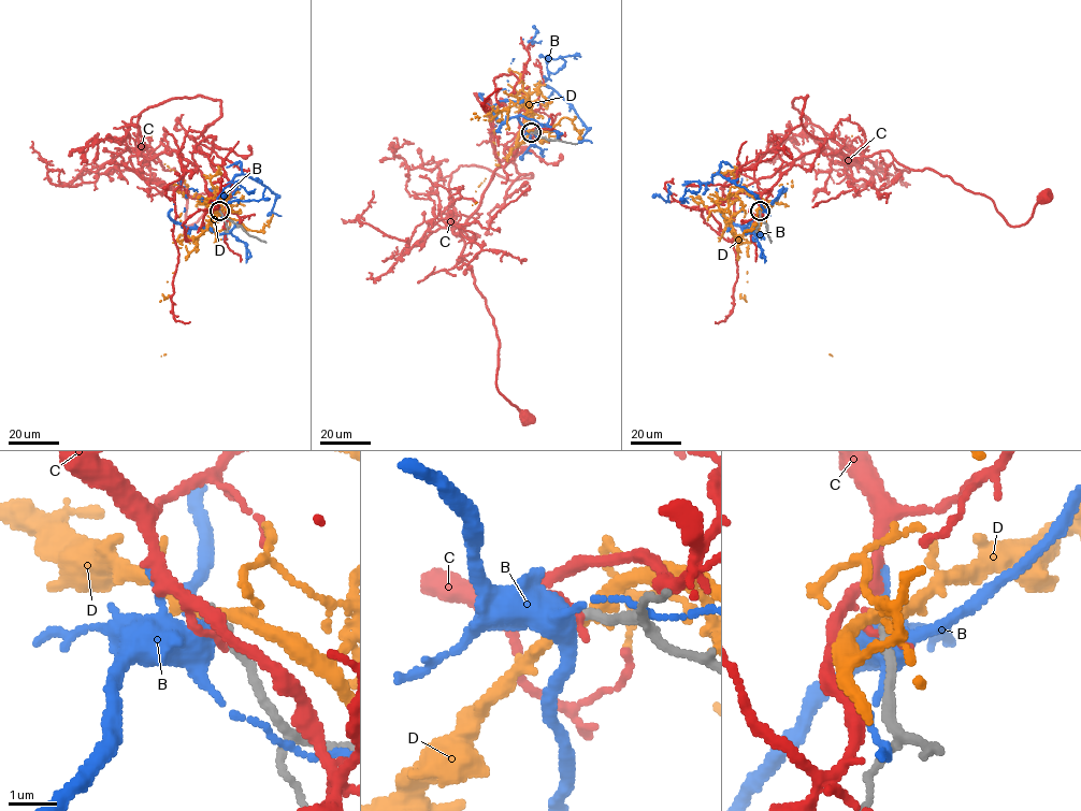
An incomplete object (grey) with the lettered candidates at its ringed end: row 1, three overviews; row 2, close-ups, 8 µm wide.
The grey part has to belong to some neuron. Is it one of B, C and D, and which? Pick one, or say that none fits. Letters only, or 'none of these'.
none of these

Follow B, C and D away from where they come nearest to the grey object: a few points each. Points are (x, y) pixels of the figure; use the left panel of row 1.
B: (219, 212), (192, 228), (168, 215), (189, 188), (246, 174), (276, 196), (272, 212), (280, 216)
C: (220, 212), (192, 163), (178, 153), (150, 157), (150, 150), (162, 169), (182, 176), (185, 226), (218, 197)
D: (220, 212), (205, 201), (216, 190), (217, 216), (190, 239), (196, 246), (167, 281), (160, 302), (161, 356)

